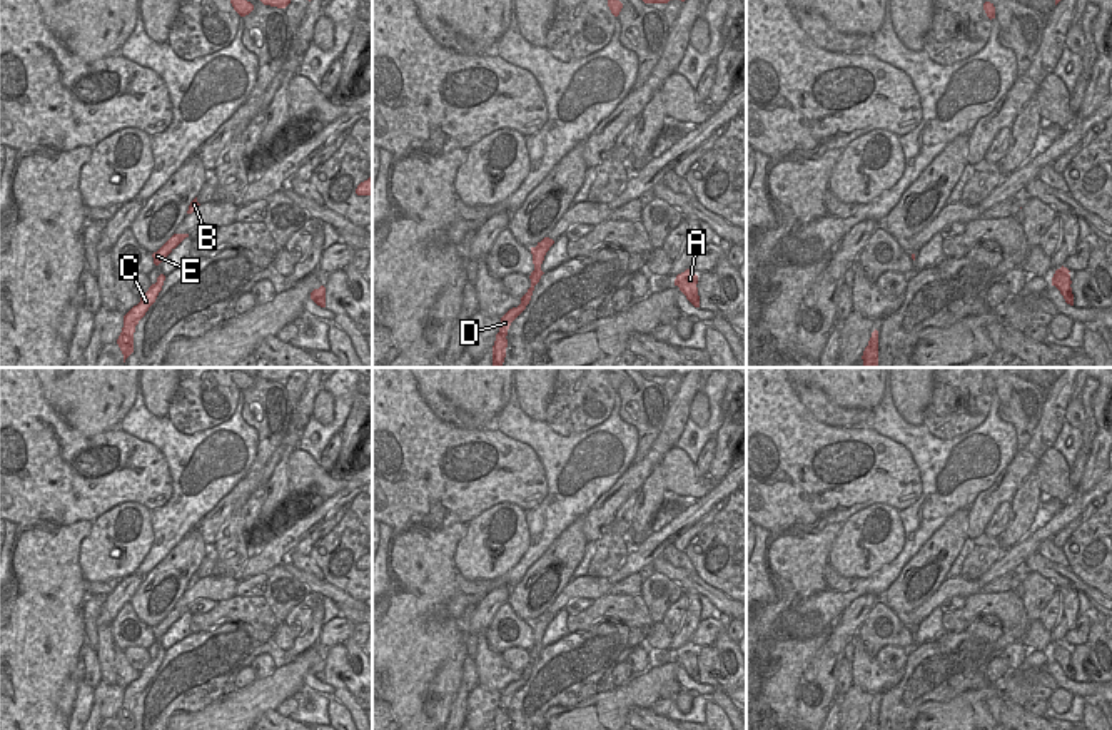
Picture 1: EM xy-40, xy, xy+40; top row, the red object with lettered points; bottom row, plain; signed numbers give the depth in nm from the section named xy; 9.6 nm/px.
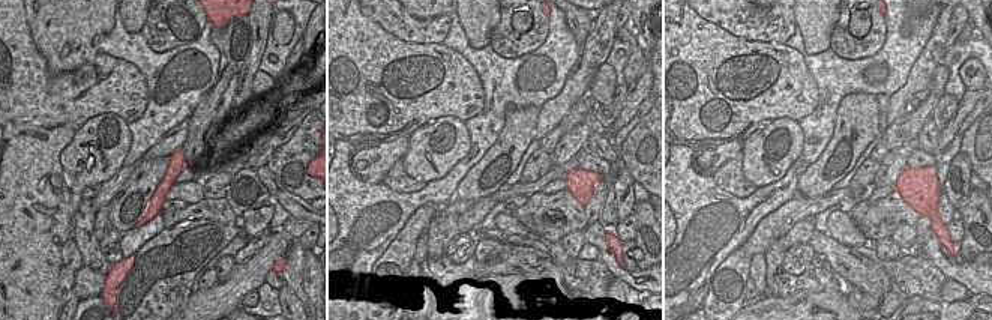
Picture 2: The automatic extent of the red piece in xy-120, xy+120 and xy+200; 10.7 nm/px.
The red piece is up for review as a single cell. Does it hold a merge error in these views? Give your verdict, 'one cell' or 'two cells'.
one cell

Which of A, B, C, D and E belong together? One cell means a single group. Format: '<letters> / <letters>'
A B C D E

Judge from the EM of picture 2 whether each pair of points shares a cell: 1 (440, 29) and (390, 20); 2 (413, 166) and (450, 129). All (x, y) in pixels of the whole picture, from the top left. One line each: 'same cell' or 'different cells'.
1: same cell
2: same cell

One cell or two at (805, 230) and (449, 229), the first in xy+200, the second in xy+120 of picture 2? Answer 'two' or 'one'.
two

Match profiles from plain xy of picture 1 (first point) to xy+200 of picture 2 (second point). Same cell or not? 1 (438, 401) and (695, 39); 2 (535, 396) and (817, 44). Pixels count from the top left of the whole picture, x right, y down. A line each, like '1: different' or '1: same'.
1: different
2: same

